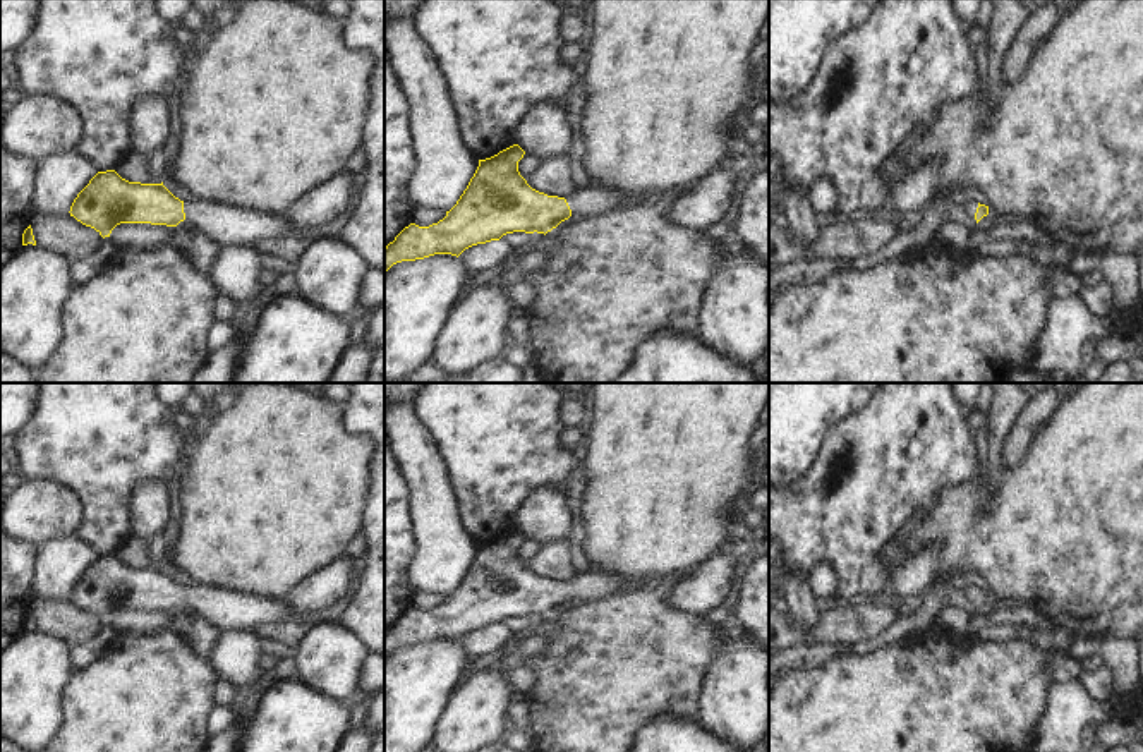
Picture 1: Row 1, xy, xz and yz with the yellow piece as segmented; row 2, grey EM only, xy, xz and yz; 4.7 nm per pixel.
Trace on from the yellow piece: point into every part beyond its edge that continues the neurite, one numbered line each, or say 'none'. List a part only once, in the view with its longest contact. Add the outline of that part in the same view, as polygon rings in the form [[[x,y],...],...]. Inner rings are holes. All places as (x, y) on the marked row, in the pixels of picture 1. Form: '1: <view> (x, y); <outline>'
1: xz (592, 201); [[[599,185],[578,189],[565,199],[575,218],[601,216],[620,208],[628,208],[638,201],[630,191]]]

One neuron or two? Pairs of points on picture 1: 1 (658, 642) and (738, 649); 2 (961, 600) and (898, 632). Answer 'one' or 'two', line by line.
1: two
2: one

